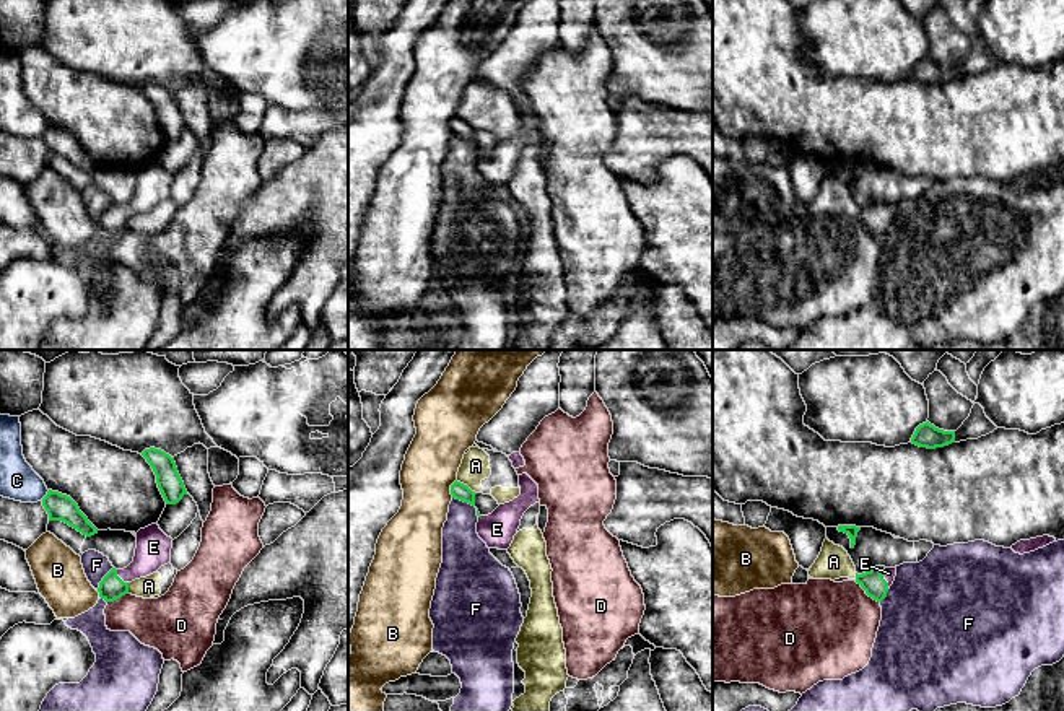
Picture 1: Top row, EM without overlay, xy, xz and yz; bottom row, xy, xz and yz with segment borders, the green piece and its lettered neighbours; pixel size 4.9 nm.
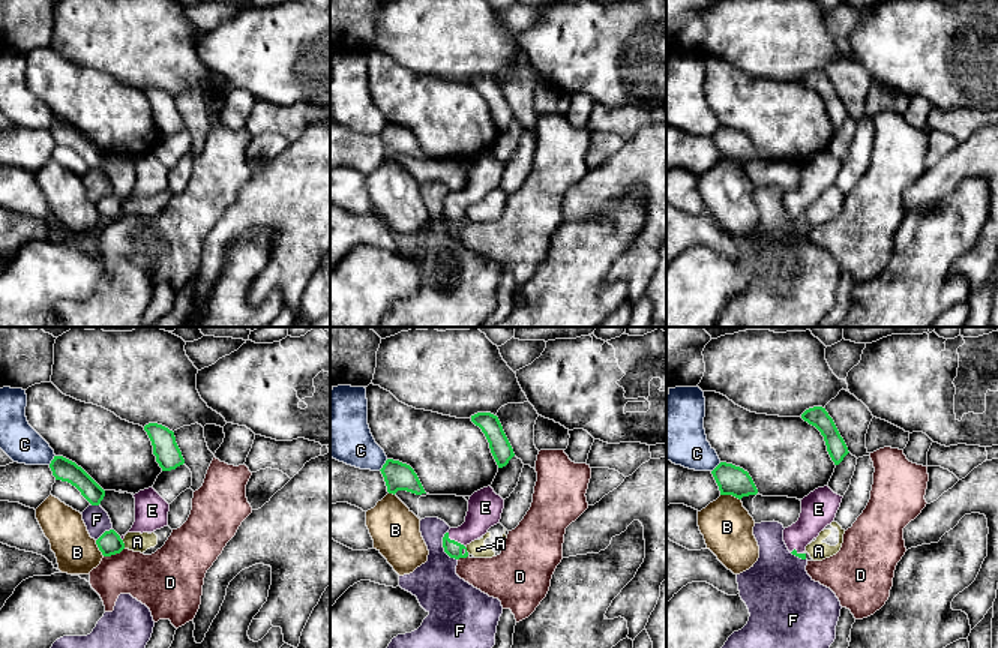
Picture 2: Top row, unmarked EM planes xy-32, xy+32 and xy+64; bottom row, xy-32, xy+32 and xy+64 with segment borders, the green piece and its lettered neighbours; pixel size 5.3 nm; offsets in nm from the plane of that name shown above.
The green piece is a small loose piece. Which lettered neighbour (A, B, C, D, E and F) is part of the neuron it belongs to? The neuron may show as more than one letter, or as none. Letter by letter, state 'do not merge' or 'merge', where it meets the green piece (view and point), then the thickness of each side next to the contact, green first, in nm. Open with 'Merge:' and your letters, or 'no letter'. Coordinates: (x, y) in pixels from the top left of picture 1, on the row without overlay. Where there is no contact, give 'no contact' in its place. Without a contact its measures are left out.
Merge: E
A: do not merge; meets green in xz at (466, 121); 80 nm thick on the green side, 140 nm on the other
B: do not merge; meets green in xz at (451, 124); 80 nm thick on the green side, 280 nm on the other
C: do not merge; meets green in xy at (46, 130); 130 nm thick on the green side, 180 nm on the other
D: do not merge; meets green in yz at (867, 230); 120 nm thick on the green side, 460 nm on the other
E: merge; meets green in yz at (884, 215); 120 nm thick on the green side, 60 nm on the other
F: do not merge; meets green in xy at (103, 213); 120 nm thick on the green side, 120 nm on the other

